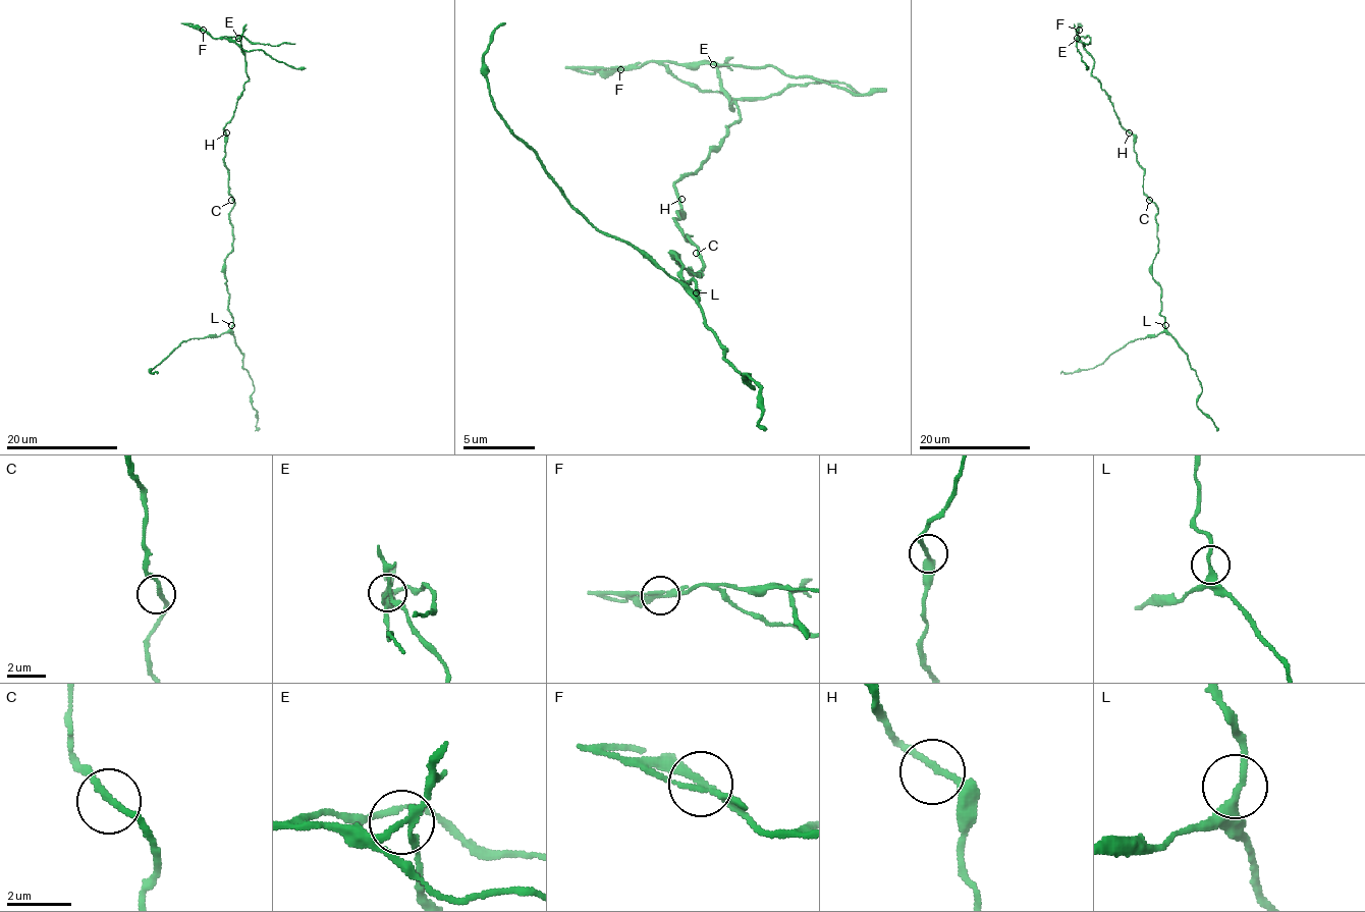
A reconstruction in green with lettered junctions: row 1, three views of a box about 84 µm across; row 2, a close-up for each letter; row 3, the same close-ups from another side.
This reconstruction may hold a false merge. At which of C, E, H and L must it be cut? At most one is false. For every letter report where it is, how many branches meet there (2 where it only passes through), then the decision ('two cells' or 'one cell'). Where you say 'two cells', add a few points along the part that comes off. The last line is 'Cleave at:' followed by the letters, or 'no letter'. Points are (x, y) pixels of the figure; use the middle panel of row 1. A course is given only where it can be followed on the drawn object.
C: (696, 253) | 2 | one cell
E: (713, 64) | 4 | two cells | (714, 65), (689, 62), (670, 69), (703, 91), (721, 91), (731, 98), (811, 84), (848, 84), (858, 94)
H: (681, 199) | 2 | one cell
L: (696, 292) | 3 | one cell
Cleave at: E

